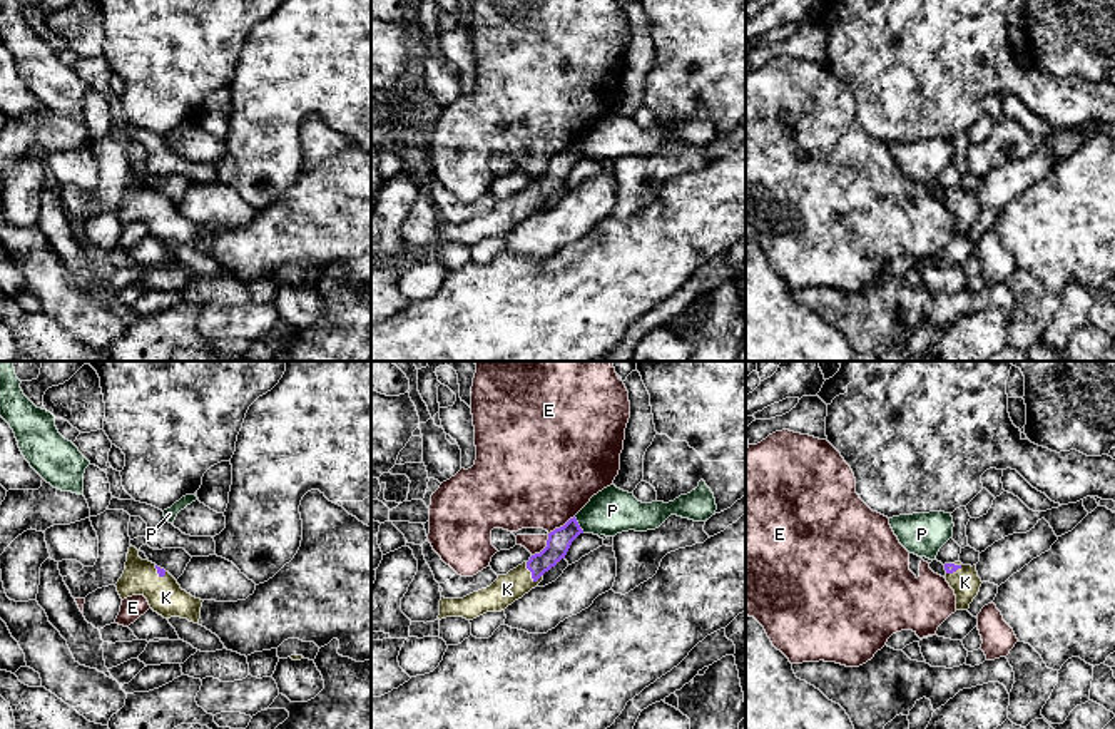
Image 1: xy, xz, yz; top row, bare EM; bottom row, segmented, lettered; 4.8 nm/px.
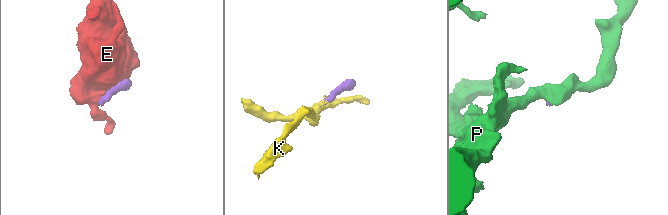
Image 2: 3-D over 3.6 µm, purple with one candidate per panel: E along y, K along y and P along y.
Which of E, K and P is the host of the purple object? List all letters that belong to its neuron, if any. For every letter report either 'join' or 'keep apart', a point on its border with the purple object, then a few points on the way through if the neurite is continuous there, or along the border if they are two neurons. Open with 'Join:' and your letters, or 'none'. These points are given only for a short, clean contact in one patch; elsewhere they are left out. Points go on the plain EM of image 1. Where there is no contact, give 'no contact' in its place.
Join: K
E: keep apart | xz (549, 159)
K: join | xz (530, 196) | across xz (559, 168), (530, 196), (507, 214)
P: keep apart | xz (579, 151)

